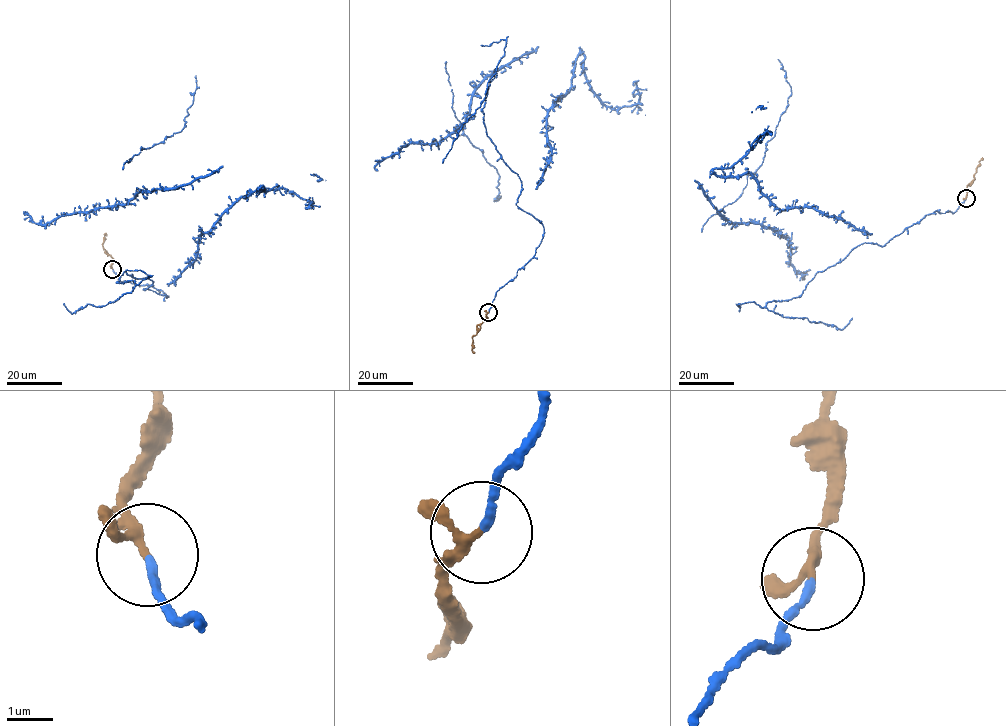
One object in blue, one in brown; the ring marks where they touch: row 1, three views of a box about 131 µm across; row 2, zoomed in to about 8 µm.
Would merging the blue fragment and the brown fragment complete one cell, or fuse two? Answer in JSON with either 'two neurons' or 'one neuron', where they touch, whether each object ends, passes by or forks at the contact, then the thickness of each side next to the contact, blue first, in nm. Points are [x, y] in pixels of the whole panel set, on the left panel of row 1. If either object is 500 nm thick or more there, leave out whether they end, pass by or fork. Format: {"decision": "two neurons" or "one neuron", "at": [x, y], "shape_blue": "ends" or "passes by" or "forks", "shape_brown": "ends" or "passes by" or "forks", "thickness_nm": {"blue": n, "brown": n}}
{"decision": "two neurons", "at": [112, 269], "shape_blue": "ends", "shape_brown": "passes by", "thickness_nm": {"blue": 160, "brown": 150}}

